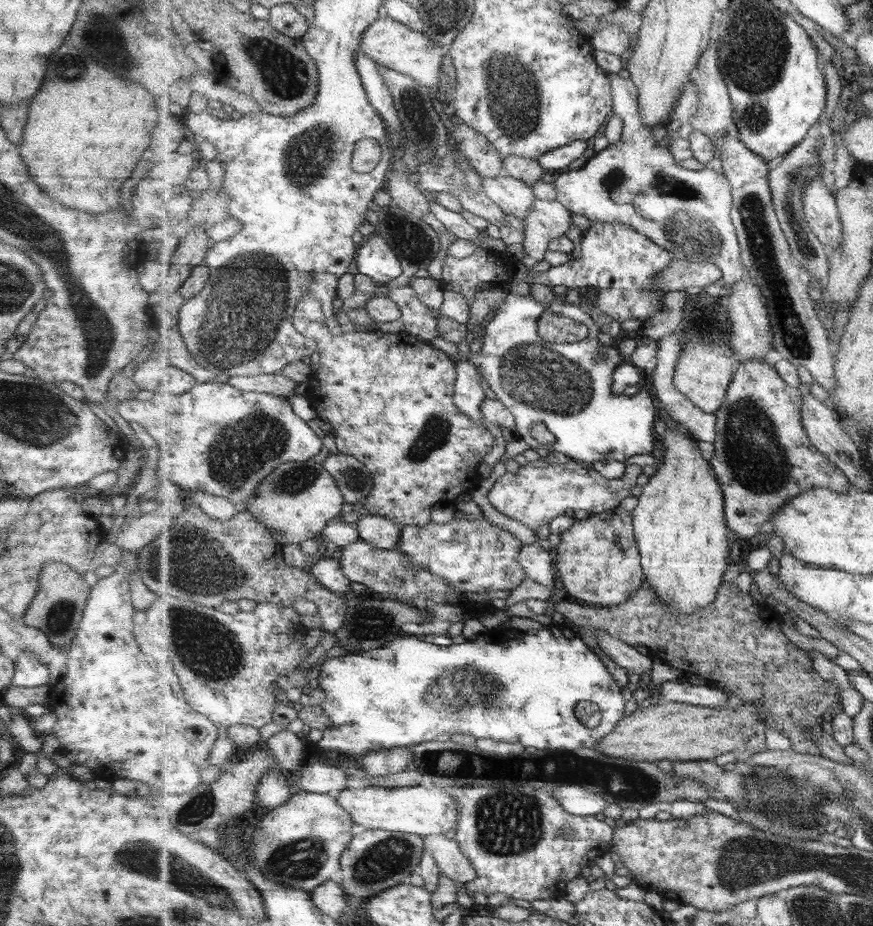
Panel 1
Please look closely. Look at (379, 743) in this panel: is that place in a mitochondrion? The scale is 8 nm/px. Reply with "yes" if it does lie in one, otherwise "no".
no

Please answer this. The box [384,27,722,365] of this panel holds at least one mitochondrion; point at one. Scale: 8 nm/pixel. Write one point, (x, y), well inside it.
(513, 97)

